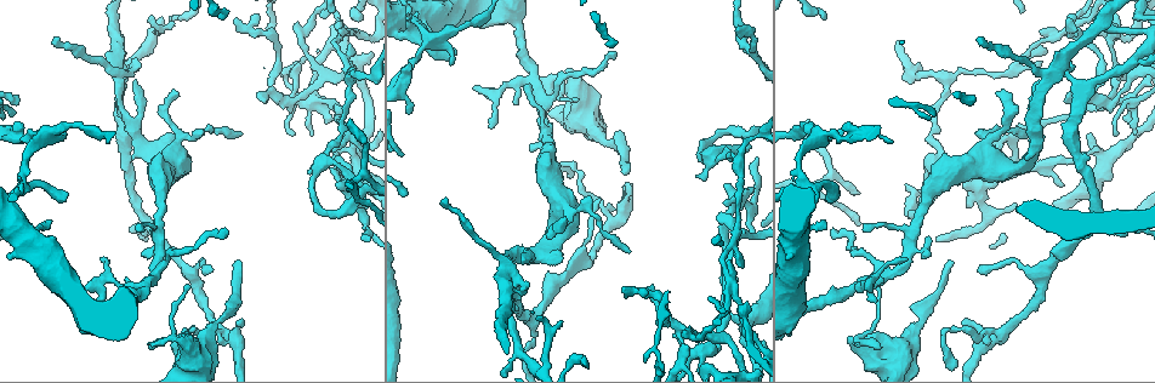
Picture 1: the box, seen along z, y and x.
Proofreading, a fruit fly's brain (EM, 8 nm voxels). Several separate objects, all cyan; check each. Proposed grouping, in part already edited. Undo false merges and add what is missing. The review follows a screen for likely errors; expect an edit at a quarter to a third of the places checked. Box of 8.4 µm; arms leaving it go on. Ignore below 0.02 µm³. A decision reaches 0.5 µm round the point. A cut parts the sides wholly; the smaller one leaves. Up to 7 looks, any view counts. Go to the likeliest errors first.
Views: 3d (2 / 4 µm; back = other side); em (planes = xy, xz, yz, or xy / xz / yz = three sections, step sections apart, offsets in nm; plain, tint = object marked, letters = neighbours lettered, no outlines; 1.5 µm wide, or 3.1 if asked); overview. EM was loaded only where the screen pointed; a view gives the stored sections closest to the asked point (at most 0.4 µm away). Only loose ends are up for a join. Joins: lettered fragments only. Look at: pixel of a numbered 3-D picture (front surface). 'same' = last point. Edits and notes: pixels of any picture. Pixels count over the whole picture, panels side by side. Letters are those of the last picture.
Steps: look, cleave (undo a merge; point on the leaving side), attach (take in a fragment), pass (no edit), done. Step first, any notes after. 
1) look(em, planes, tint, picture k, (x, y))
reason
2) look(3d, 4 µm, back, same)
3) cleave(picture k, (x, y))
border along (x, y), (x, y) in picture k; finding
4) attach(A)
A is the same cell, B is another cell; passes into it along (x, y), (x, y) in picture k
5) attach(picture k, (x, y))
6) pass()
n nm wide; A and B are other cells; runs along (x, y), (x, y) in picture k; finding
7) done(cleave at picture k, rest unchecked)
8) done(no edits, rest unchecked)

look(em, planes, letters, picture 1, (608, 226))
branch point

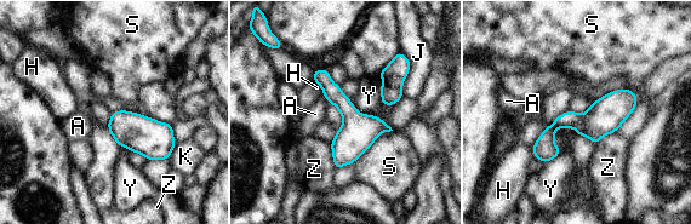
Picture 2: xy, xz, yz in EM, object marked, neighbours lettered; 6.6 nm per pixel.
pass()
150 nm wide; A, H, J, K, S, Y and Z are other cells; runs along (634, 98), (560, 121), (544, 154) in picture 2; all the same neuron

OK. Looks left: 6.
look(em, planes, letters, picture 1, (242, 134))
thin end

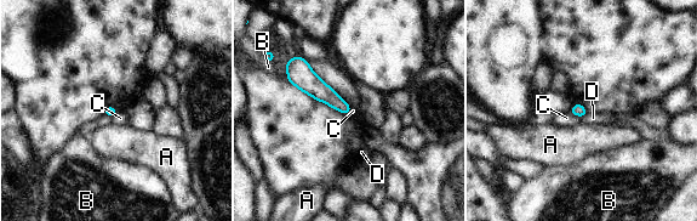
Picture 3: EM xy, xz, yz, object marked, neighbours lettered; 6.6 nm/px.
pass()
A, B, C and D are other cells; runs along (293, 63), (323, 92), (347, 109) in picture 3; no lettered fragment goes on from it

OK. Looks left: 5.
look(em, planes, letters, picture 1, (566, 216))

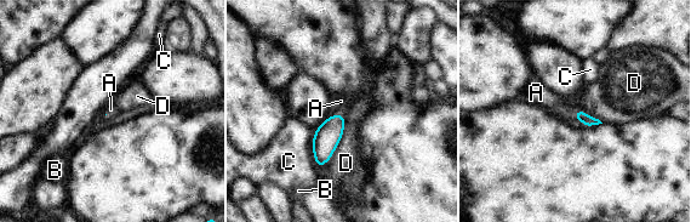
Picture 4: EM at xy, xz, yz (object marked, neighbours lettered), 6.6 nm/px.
attach(A)
D touches over 340 nm; A is the same cell, B, C and D are other cells; it goes on there

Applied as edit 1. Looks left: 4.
done(attach at picture 4, rest unchecked)

